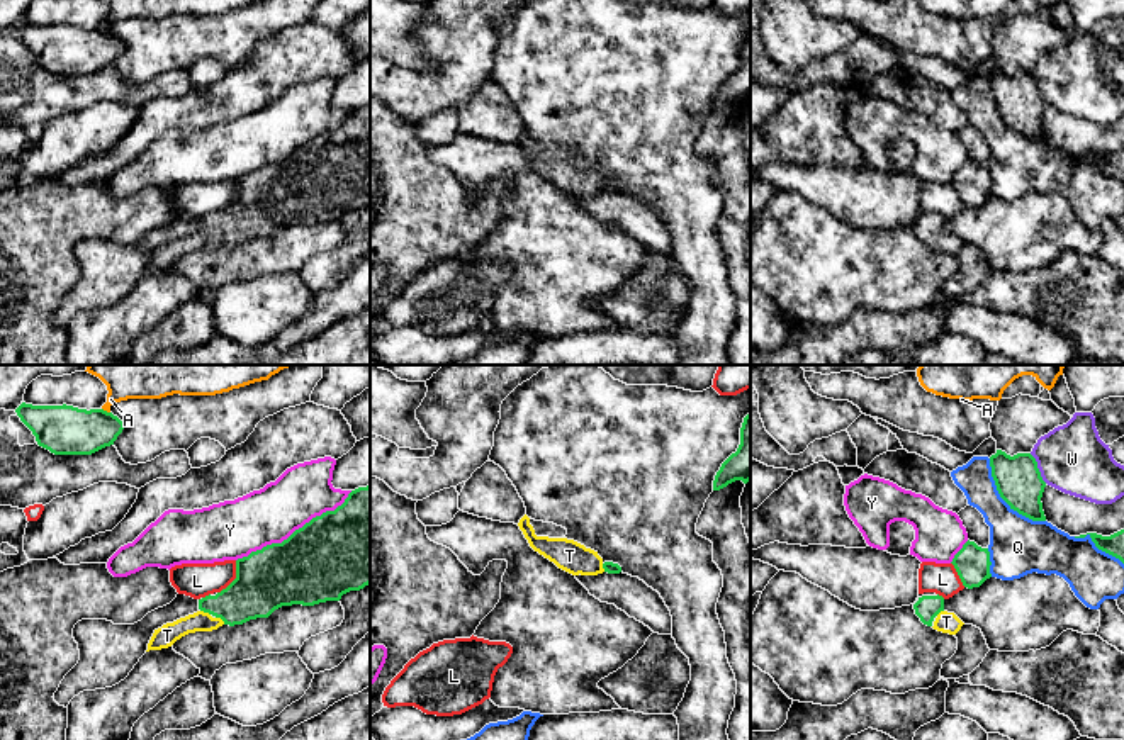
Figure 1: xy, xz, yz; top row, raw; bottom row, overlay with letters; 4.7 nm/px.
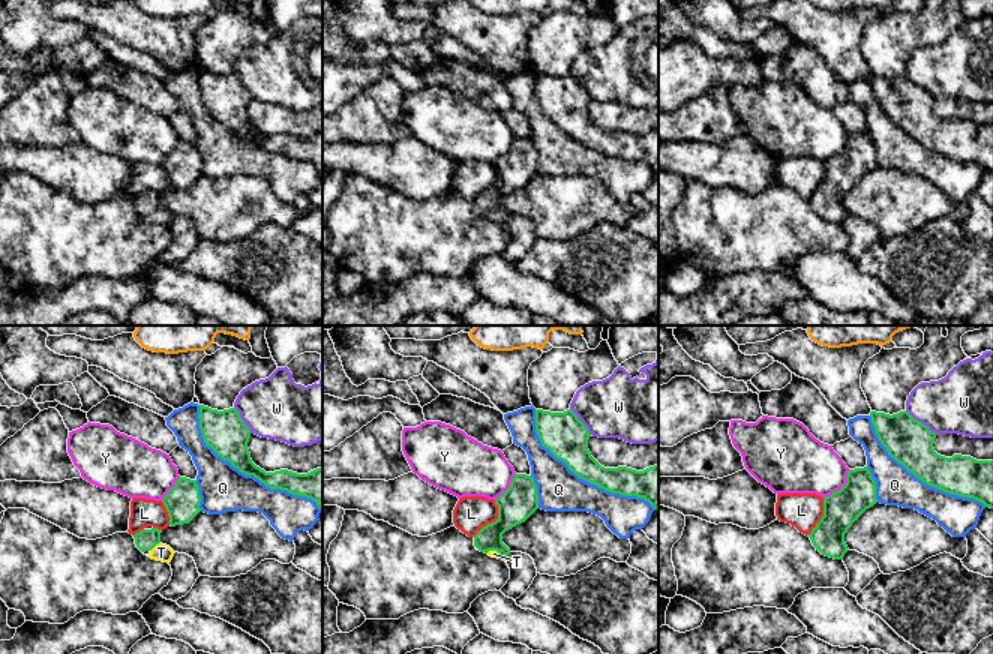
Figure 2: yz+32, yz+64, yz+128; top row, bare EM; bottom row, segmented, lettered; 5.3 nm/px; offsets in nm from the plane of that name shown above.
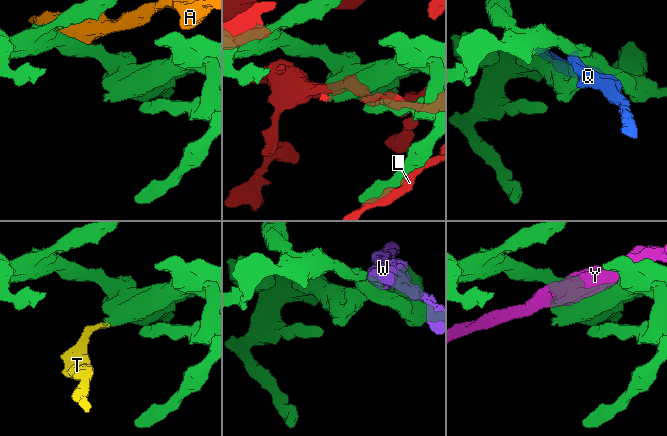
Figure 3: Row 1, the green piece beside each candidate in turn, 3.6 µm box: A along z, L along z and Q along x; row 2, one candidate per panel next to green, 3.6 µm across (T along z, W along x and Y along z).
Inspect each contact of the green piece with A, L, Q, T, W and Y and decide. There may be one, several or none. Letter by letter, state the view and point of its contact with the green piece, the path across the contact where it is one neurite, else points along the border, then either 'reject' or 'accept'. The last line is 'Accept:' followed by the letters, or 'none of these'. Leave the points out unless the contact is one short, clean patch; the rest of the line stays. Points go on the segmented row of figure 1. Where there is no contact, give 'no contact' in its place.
A: meets green in xy at (106, 411); reject
L: meets green in xy at (236, 577); reject
Q: meets green in yz at (1004, 499); reject
T: meets green in xy at (221, 618); runs through xy (262, 584), (221, 618), (199, 622); accept
W: meets green in yz at (1038, 469); reject
Y: meets green in xy at (296, 530); reject
Accept: T

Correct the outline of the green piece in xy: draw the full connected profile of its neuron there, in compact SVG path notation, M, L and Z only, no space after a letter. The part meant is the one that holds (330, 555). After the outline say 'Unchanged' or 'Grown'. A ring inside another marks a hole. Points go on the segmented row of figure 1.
M370 485L348 494L334 511L326 511L295 530L282 543L272 543L236 560L236 579L216 596L199 599L199 611L155 630L148 650L171 647L195 631L212 631L222 625L243 625L268 618L282 606L314 606L340 601L350 591L370 584Z. Grown

